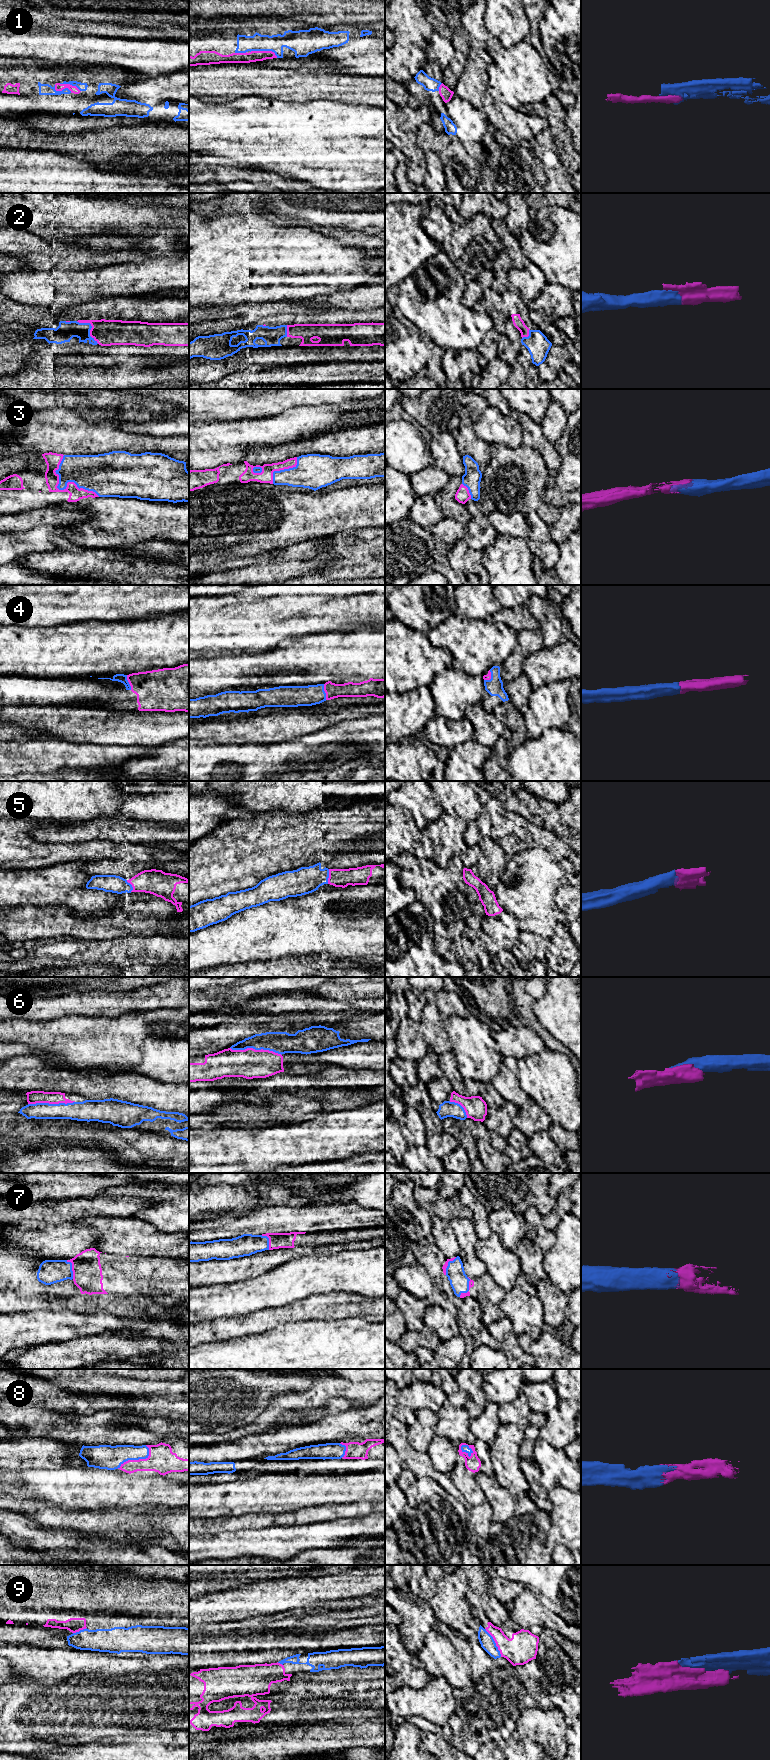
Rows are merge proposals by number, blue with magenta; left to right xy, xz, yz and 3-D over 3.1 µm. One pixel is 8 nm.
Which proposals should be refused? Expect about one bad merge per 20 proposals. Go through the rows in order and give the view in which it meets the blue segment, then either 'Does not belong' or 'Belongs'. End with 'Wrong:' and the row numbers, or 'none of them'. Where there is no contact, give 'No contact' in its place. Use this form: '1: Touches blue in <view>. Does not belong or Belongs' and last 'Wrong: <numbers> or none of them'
1: Touches blue in xz. Belongs
2: Touches blue in xy. Belongs
3: Touches blue in xy. Belongs
4: Touches blue in xz. Belongs
5: Touches blue in xz. Belongs
6: Touches blue in xz. Belongs
7: Touches blue in xy. Belongs
8: Touches blue in xy. Belongs
9: Touches blue in yz. Belongs
Wrong: none of them

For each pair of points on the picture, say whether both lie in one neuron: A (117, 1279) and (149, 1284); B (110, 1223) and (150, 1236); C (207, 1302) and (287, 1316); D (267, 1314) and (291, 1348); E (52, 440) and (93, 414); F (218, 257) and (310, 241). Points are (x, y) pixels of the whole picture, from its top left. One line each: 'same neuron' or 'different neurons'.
A: same neuron
B: same neuron
C: different neurons
D: different neurons
E: different neurons
F: same neuron

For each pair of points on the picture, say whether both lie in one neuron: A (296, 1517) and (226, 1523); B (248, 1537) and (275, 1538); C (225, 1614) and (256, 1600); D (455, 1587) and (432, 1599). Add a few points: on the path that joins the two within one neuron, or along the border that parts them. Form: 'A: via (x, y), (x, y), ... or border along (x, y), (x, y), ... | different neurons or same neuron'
A: via (279, 1519), (243, 1522) | same neuron
B: via (255, 1538), (268, 1538) | same neuron
C: via (233, 1606), (248, 1601) | same neuron
D: via (449, 1589), (446, 1592), (438, 1593) | same neuron

